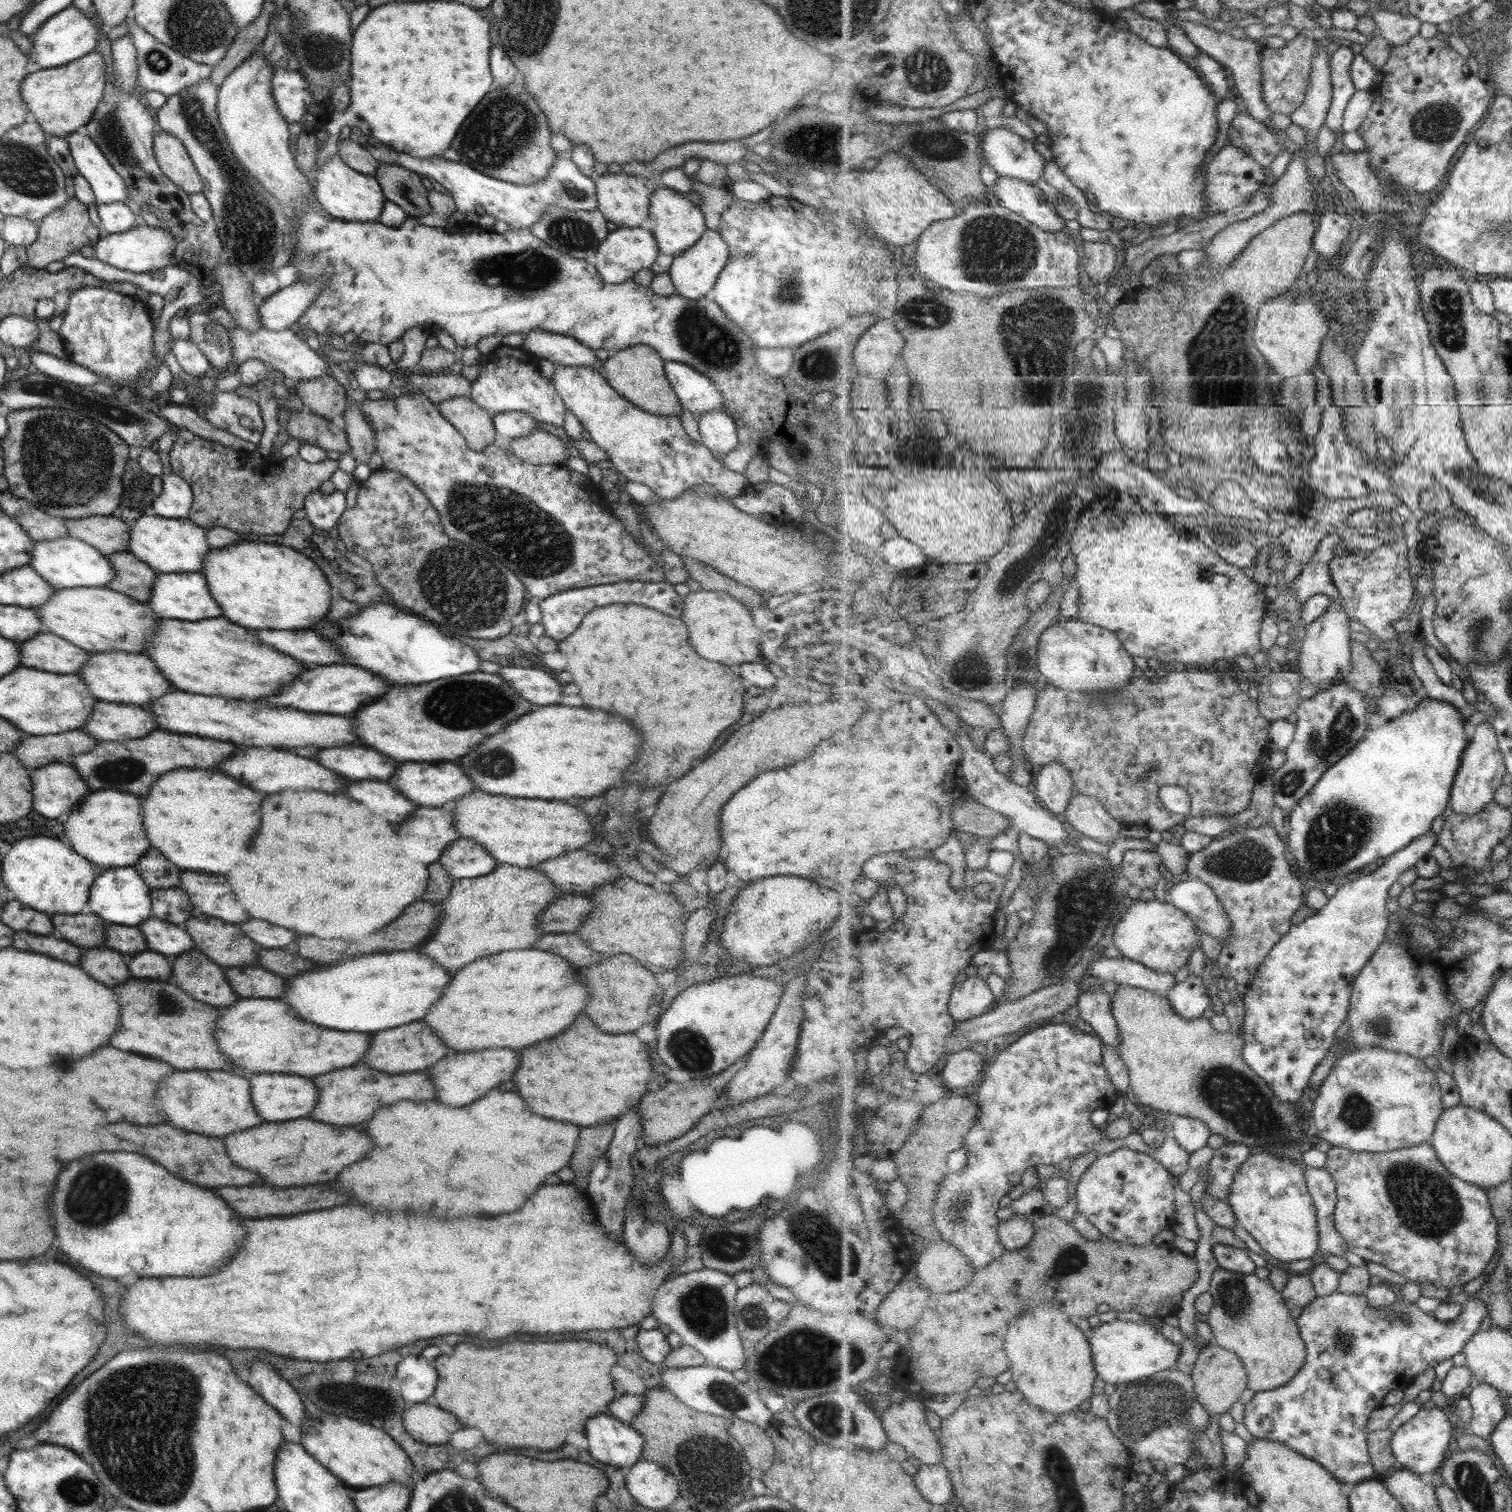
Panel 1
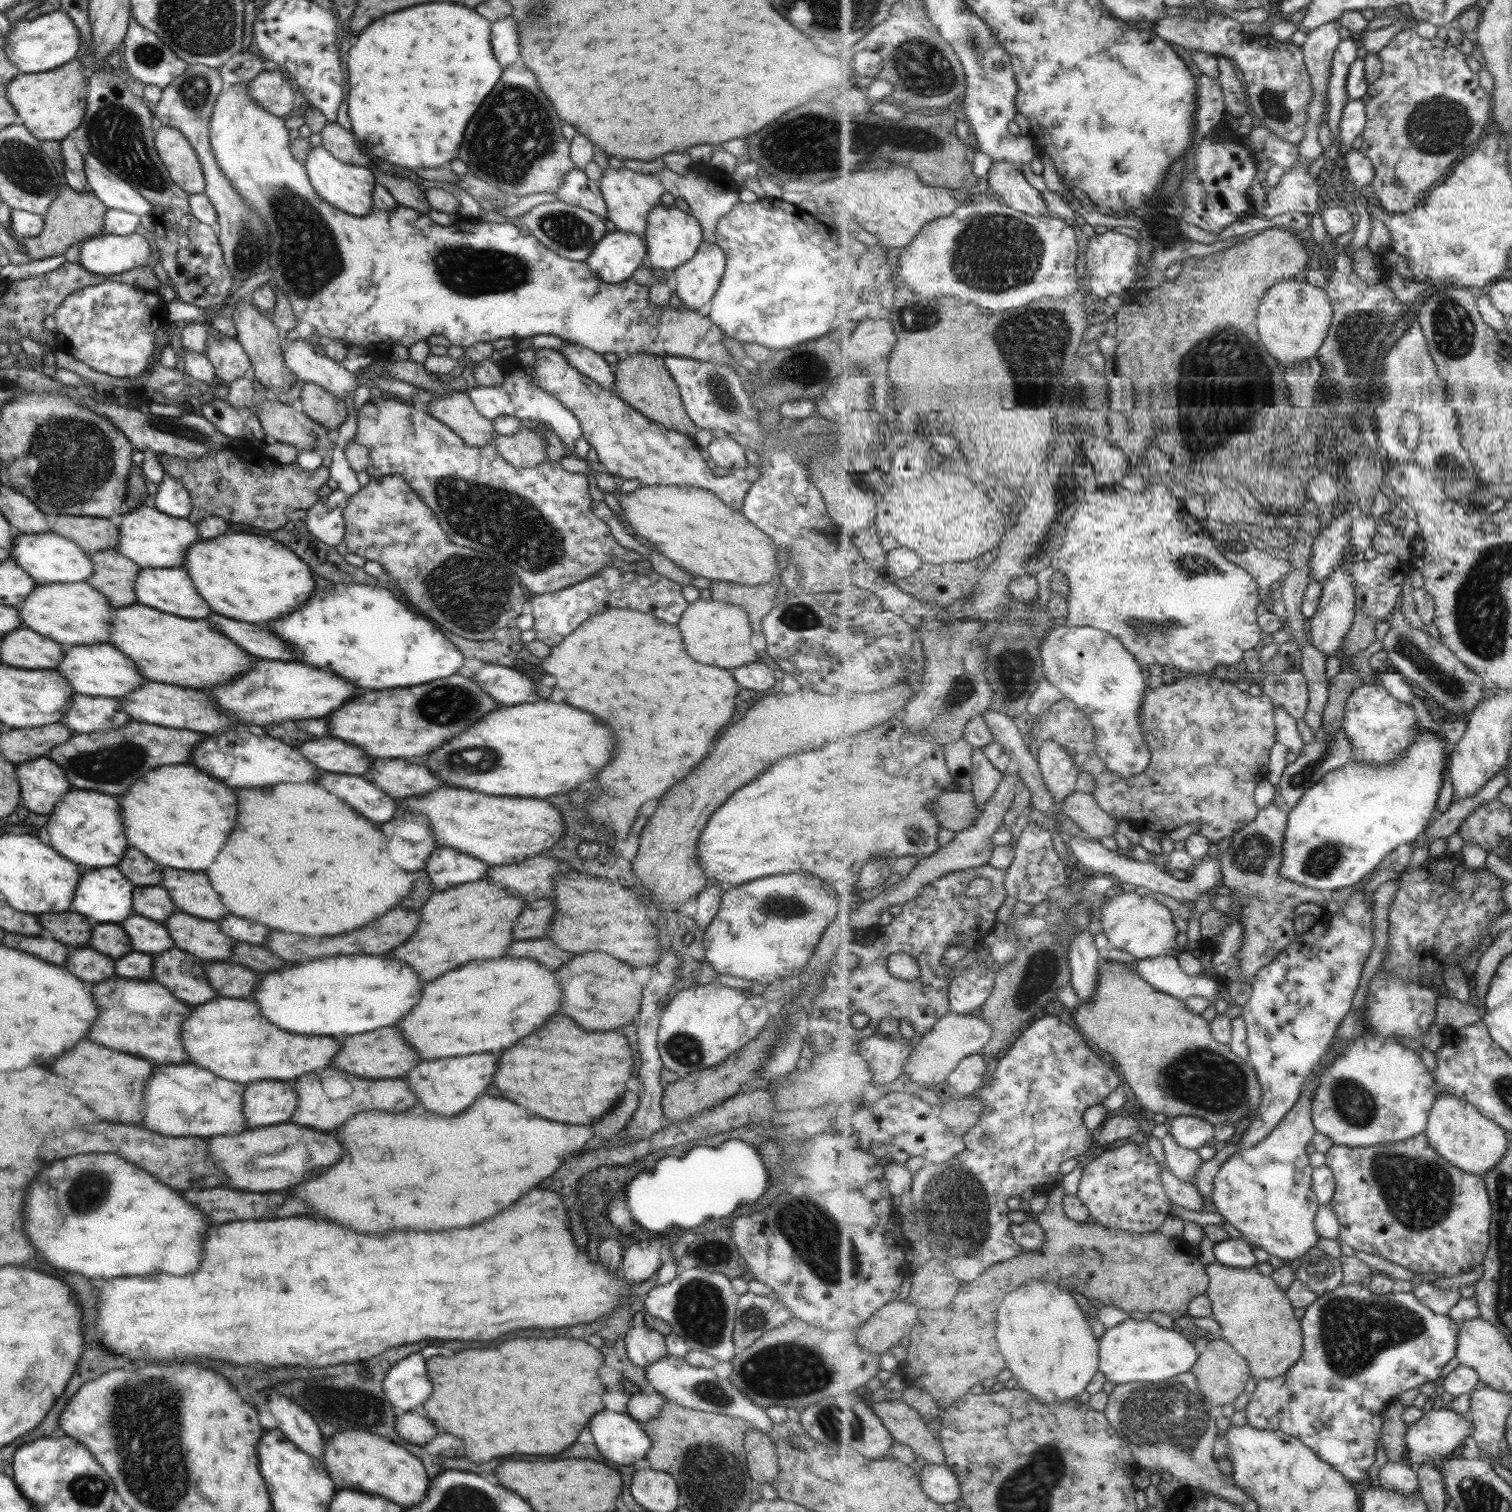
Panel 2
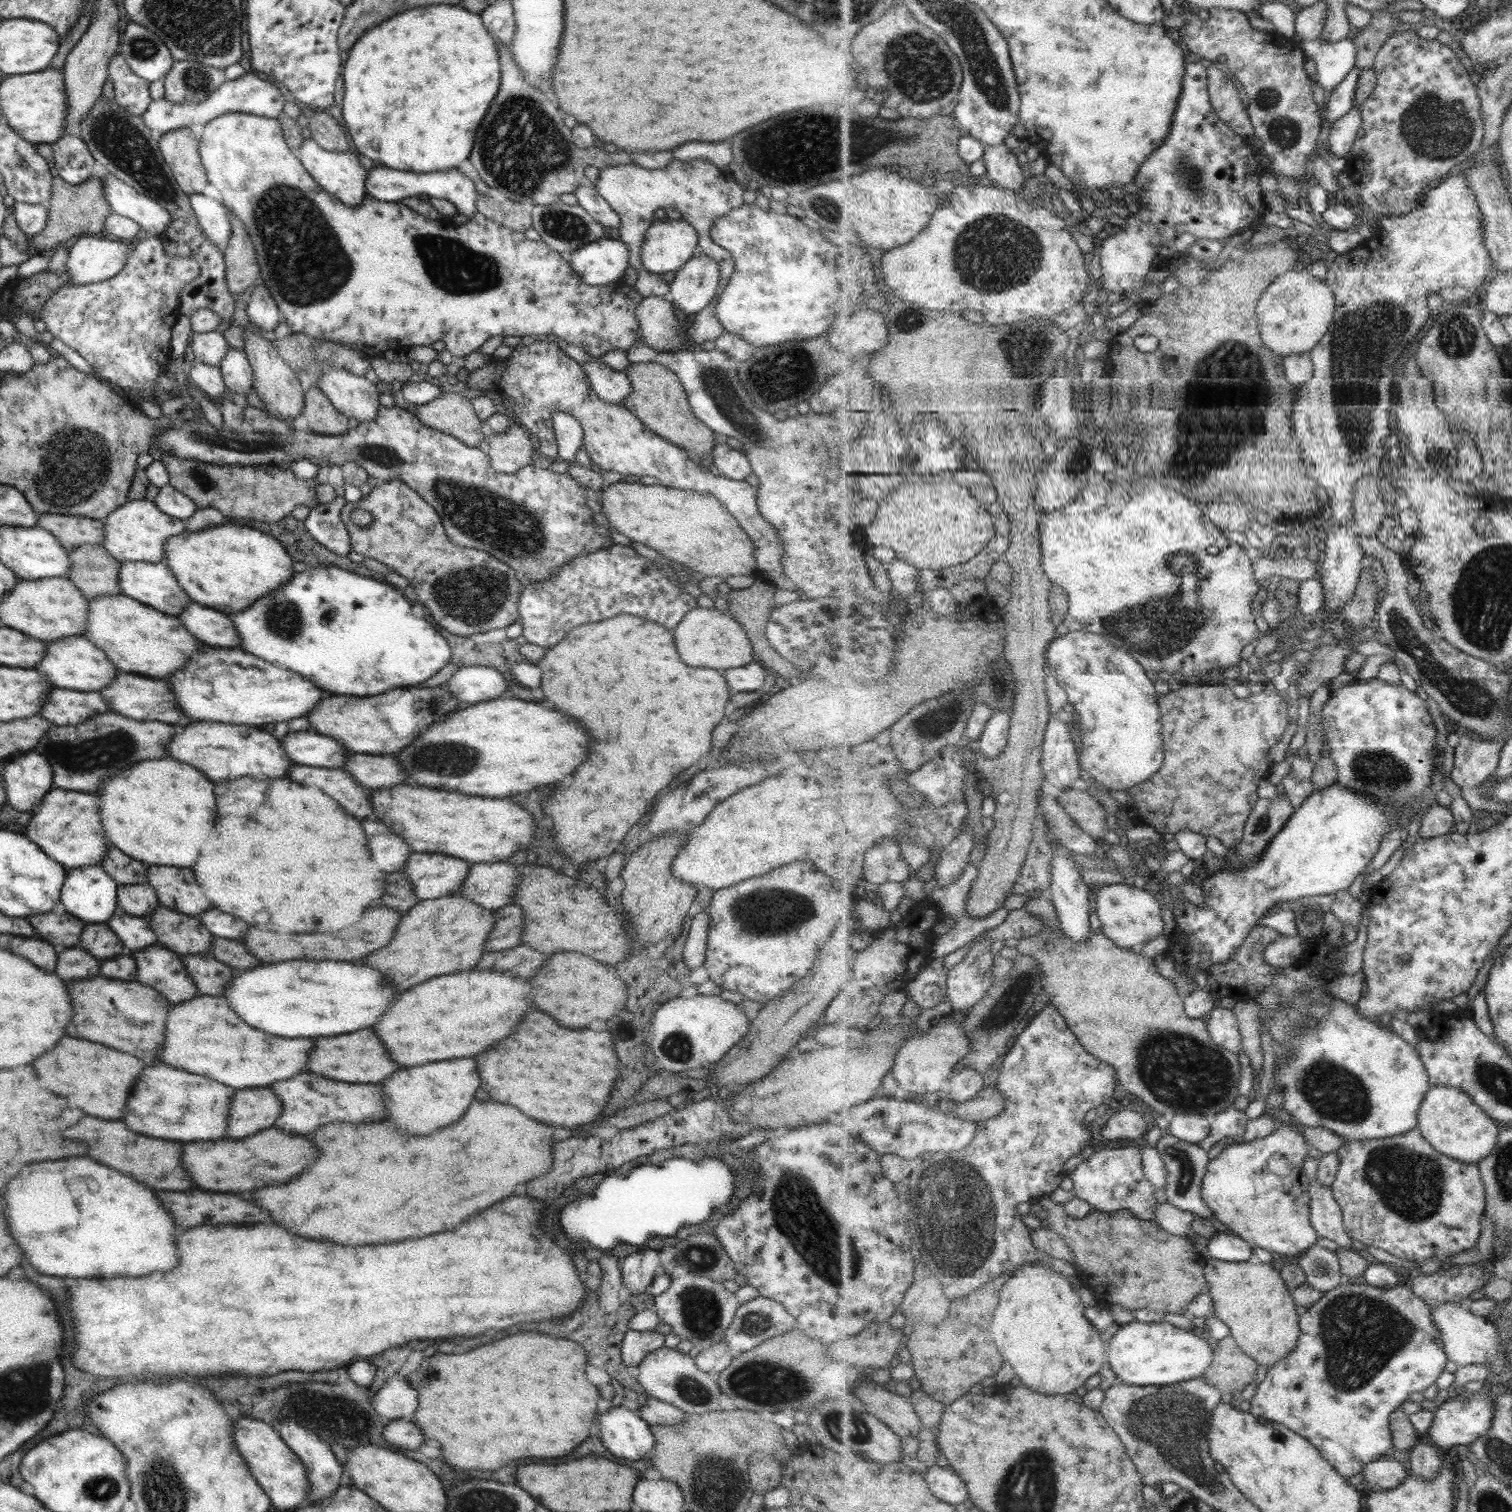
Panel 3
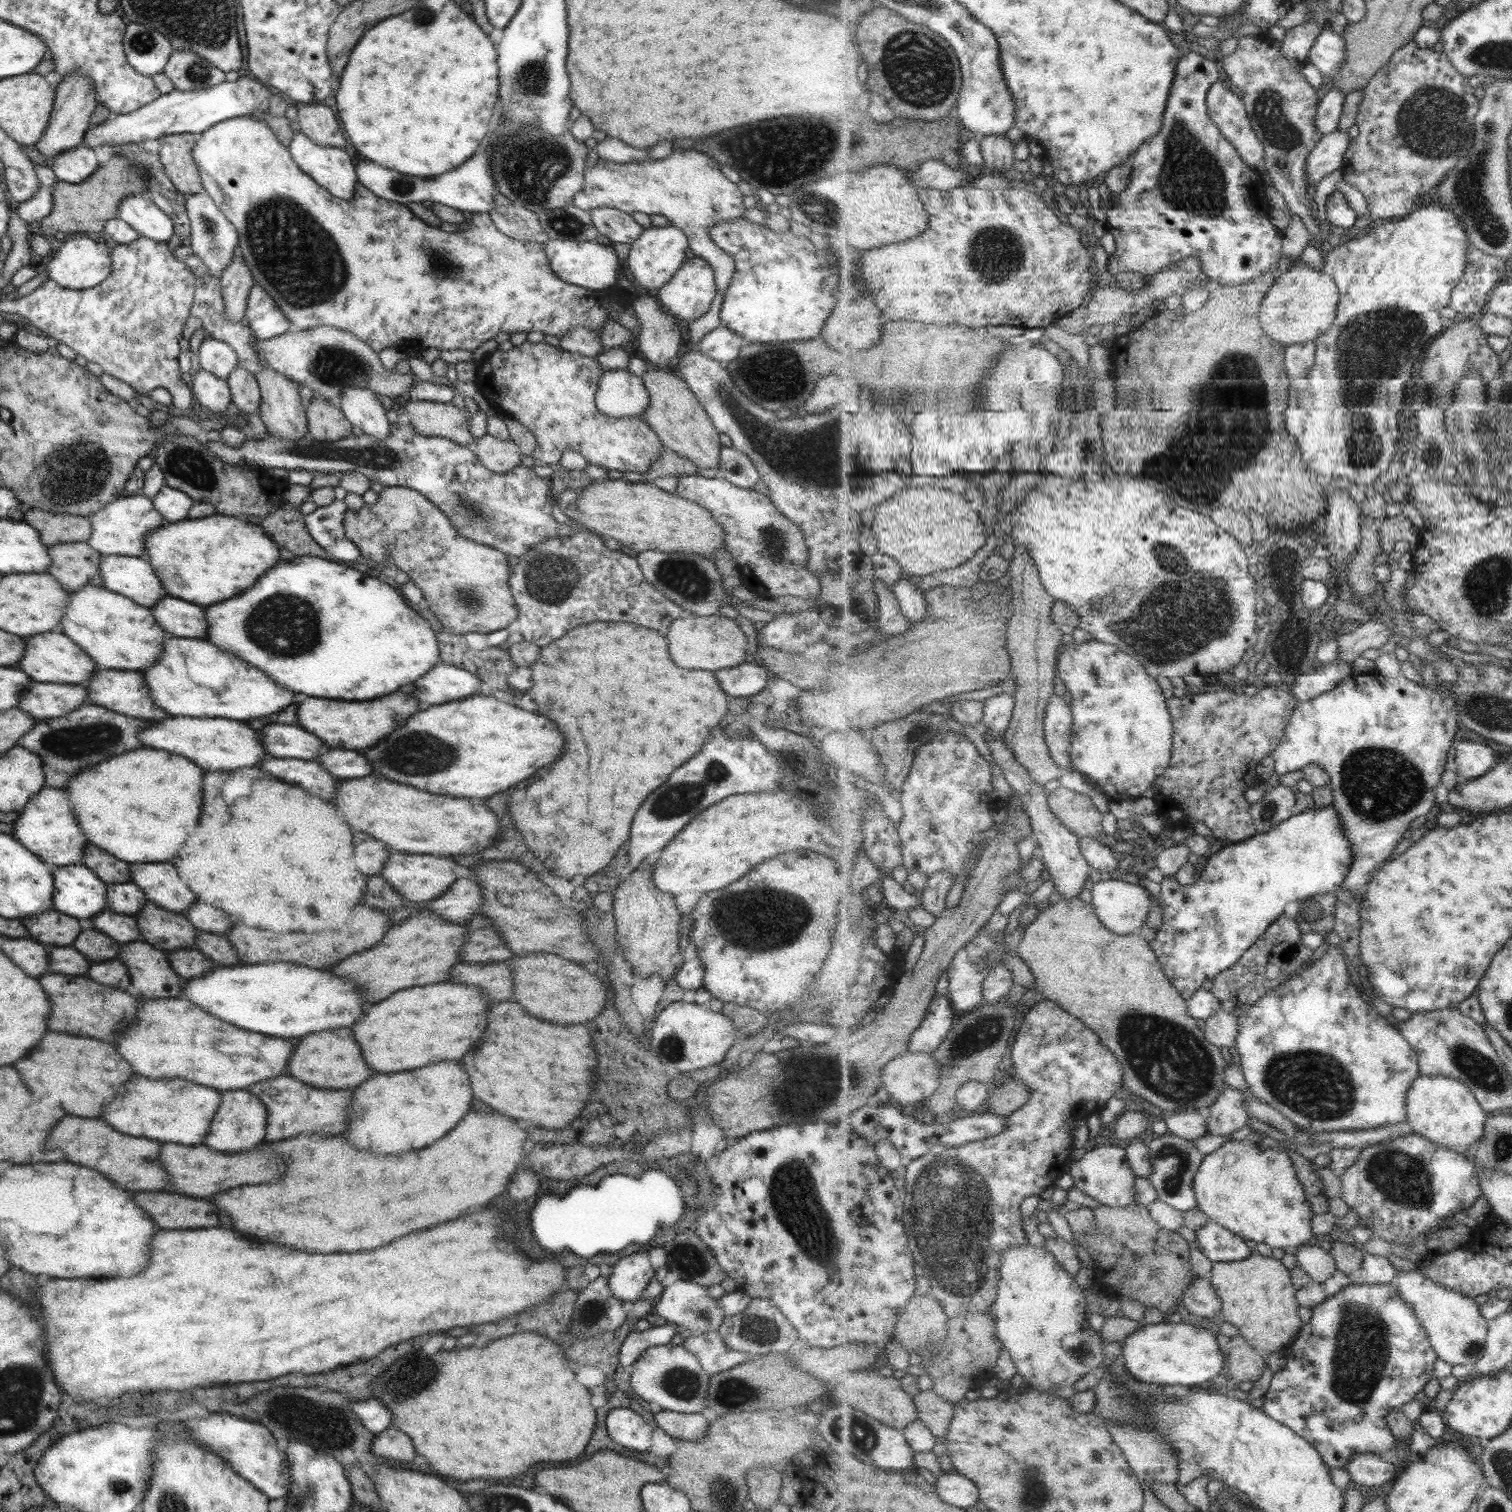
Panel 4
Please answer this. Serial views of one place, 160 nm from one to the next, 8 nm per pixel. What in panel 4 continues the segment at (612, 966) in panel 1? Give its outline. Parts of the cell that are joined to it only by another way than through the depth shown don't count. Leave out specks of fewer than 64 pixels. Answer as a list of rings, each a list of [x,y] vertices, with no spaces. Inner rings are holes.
[[[531,953],[523,956],[514,955],[507,962],[510,964],[513,978],[513,994],[519,1006],[523,1006],[531,1016],[543,1018],[545,1022],[555,1024],[581,1024],[595,1018],[608,1000],[610,992],[605,982],[597,980],[580,963],[574,963],[560,956],[549,953]],[[545,988],[549,990],[545,990]],[[545,992],[545,994],[541,994]],[[551,992],[551,994],[547,994]]]

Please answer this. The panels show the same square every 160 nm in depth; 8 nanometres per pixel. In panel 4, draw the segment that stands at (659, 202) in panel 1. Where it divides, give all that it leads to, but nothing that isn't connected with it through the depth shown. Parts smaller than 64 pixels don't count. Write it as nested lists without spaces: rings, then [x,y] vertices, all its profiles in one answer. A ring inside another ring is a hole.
[[[673,225],[664,227],[649,227],[643,229],[641,234],[630,243],[628,257],[623,268],[633,283],[643,286],[643,288],[659,288],[673,276],[685,262],[685,252],[687,252],[688,240],[683,231],[676,229]]]

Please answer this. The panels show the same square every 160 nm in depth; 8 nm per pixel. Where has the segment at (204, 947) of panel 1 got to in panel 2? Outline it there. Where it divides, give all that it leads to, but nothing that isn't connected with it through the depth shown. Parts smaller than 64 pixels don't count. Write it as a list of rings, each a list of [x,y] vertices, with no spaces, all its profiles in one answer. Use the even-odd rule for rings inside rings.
[[[176,911],[162,924],[179,950],[203,962],[231,961],[235,940],[223,934],[216,921]]]

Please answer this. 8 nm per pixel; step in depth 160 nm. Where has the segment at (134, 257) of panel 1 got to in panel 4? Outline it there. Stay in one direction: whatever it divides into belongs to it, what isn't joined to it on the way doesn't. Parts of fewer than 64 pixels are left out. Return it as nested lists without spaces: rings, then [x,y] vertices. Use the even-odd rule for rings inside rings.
[[[78,236],[63,241],[58,251],[55,251],[51,257],[39,266],[40,271],[47,272],[47,279],[57,283],[64,289],[85,290],[100,282],[111,270],[110,248],[105,244],[92,240],[91,236]]]

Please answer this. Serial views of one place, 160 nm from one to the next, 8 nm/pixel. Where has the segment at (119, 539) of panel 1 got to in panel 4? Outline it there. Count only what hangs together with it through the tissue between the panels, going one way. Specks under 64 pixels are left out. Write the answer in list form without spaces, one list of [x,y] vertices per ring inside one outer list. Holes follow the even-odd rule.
[[[25,508],[22,521],[38,532],[46,548],[57,543],[86,543],[91,535],[91,523],[87,518],[77,515],[53,514],[38,508]]]

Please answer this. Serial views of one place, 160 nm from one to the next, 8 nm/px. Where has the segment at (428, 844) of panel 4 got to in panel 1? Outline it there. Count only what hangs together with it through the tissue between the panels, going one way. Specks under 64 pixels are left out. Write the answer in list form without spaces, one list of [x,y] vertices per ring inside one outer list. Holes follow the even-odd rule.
[[[477,788],[453,800],[450,808],[458,836],[483,846],[498,863],[533,868],[593,840],[589,818],[575,806],[529,798],[489,796]]]

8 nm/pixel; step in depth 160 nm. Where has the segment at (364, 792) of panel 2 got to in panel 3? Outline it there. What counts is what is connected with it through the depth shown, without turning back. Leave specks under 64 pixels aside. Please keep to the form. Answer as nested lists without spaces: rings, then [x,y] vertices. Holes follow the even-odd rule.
[[[292,764],[286,776],[297,784],[317,786],[323,794],[333,798],[345,812],[349,812],[359,820],[371,814],[369,808],[372,804],[367,800],[367,790],[355,784],[353,778],[349,778],[343,770],[333,770],[333,768],[325,770],[325,768]]]

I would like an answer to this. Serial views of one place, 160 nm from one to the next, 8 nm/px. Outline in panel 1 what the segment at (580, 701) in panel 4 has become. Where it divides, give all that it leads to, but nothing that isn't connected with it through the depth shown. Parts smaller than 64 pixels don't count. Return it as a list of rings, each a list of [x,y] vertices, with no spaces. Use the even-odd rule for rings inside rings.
[[[599,606],[583,616],[577,630],[560,640],[557,646],[559,652],[567,656],[565,672],[573,674],[573,684],[579,688],[585,706],[621,714],[639,730],[643,744],[631,772],[645,770],[645,786],[665,784],[667,778],[684,774],[694,765],[691,762],[696,764],[703,758],[721,730],[742,715],[745,700],[741,698],[746,694],[747,684],[743,684],[741,677],[735,676],[727,666],[699,658],[689,646],[681,618],[671,618],[643,606]]]

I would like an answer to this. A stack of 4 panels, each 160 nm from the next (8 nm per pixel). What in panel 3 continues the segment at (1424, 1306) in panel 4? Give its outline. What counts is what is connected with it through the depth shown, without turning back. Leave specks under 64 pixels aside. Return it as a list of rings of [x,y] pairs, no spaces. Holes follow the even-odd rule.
[[[1444,1302],[1431,1307],[1435,1324],[1440,1328],[1448,1358],[1459,1366],[1488,1364],[1493,1373],[1505,1370],[1509,1360],[1502,1353],[1499,1330],[1494,1321],[1475,1314],[1466,1303]]]

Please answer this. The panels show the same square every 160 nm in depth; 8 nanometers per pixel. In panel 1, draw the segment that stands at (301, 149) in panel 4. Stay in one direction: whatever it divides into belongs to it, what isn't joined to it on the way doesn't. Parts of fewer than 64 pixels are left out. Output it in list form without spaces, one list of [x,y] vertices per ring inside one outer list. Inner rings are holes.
[[[332,154],[323,164],[316,166],[314,198],[319,206],[331,216],[345,222],[377,221],[384,205],[384,194],[374,177],[361,175],[351,170],[338,154]]]

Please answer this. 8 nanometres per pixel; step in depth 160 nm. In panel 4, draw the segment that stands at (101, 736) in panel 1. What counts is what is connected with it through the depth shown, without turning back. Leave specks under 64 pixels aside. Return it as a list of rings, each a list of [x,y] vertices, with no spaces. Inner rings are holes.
[[[33,682],[16,707],[35,721],[50,721],[77,710],[85,700],[88,700],[85,688]]]

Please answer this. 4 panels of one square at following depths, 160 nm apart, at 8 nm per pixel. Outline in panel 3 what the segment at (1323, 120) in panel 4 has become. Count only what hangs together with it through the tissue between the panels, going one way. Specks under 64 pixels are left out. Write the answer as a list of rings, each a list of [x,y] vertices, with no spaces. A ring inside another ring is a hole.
[[[1355,68],[1341,85],[1327,95],[1323,109],[1323,116],[1327,122],[1333,124],[1353,109],[1360,74],[1359,68]]]

